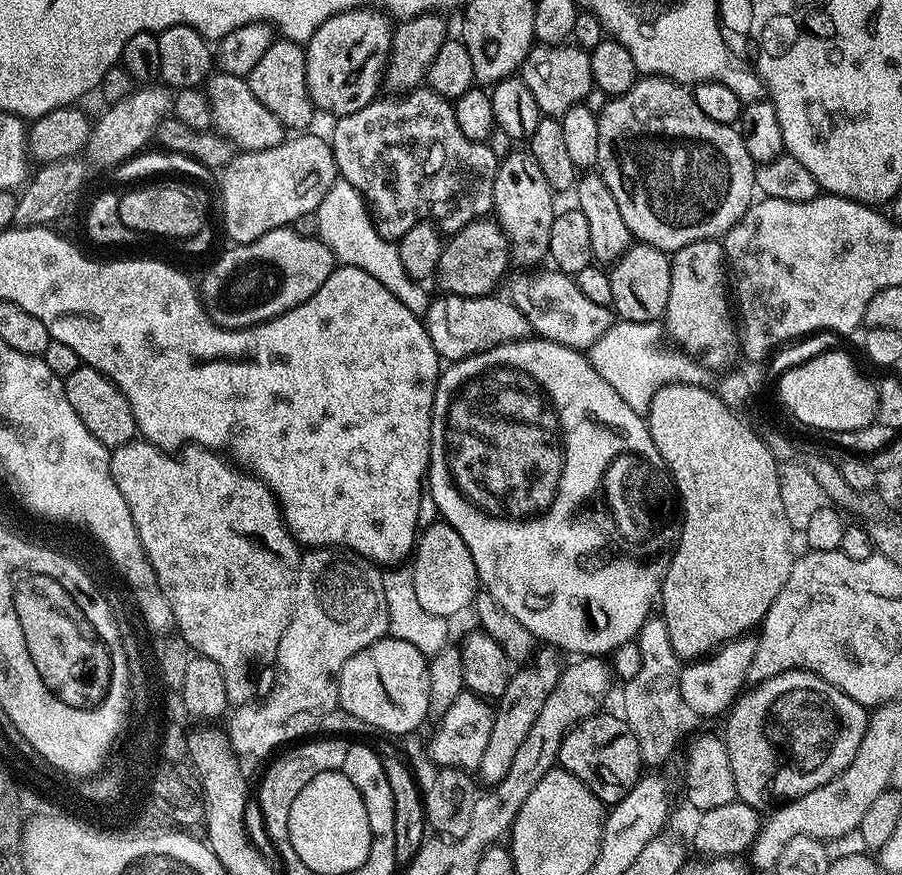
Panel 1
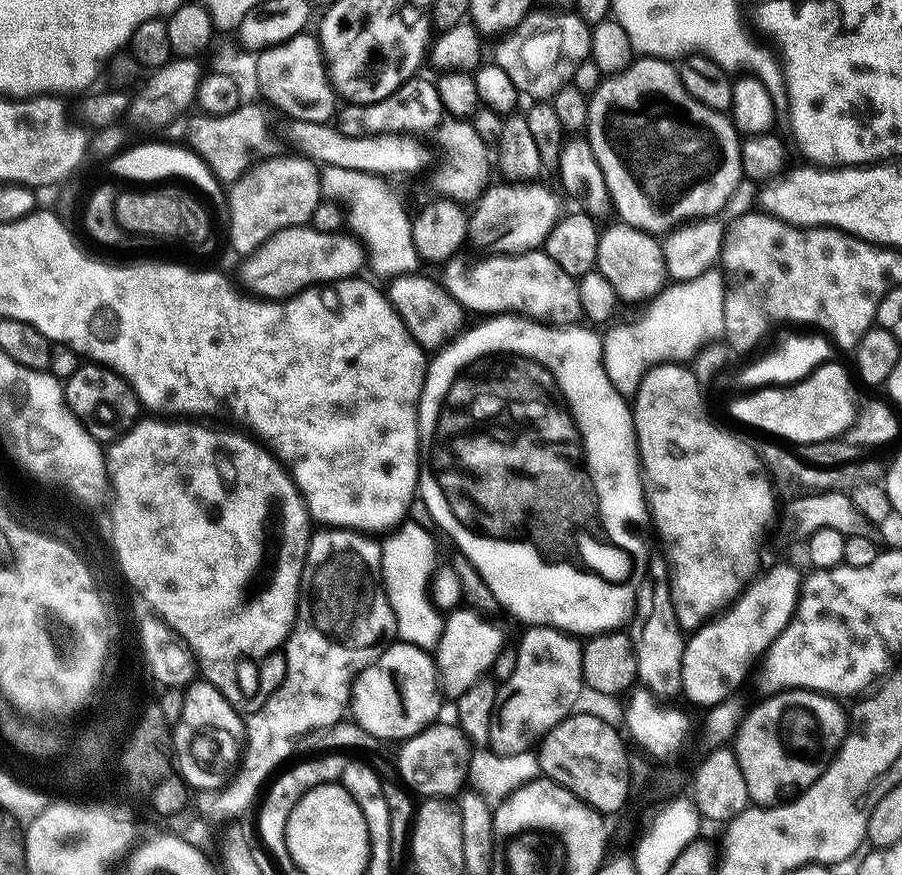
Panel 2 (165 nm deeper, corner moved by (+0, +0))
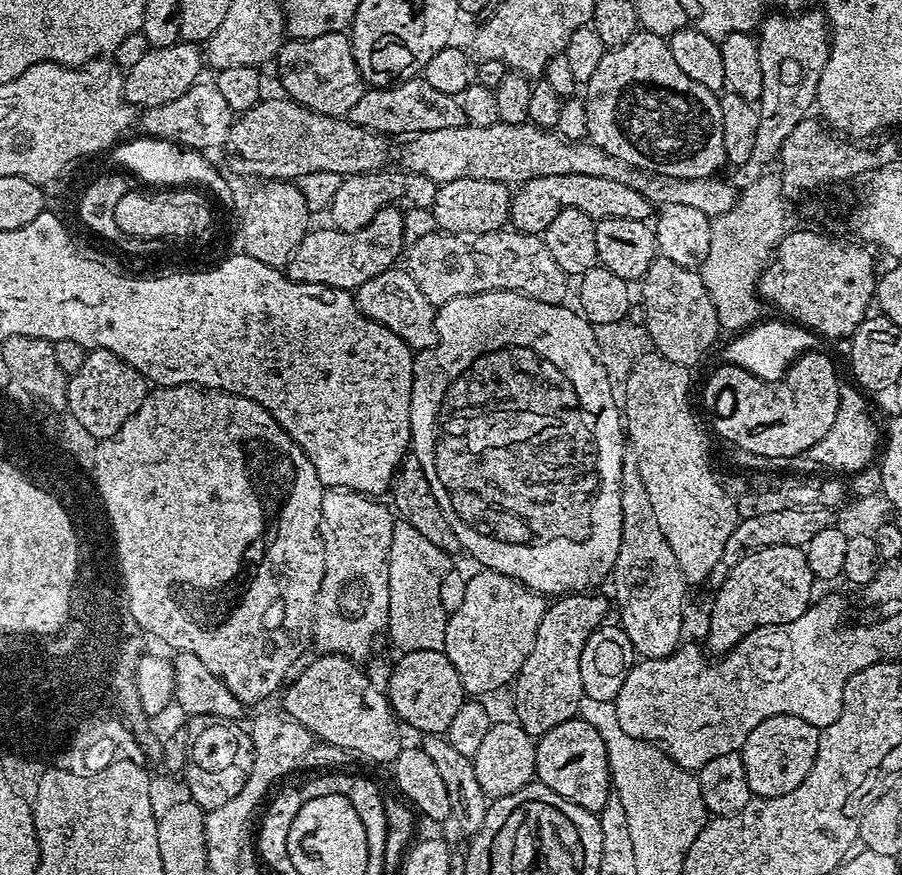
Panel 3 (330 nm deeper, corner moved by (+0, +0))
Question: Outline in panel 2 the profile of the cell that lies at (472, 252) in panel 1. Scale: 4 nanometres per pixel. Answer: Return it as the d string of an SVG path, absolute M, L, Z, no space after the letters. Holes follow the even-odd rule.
M544 182L499 183L493 183L488 191L475 201L467 217L467 243L481 248L484 251L481 253L484 254L519 256L521 252L537 251L562 215L555 194Z

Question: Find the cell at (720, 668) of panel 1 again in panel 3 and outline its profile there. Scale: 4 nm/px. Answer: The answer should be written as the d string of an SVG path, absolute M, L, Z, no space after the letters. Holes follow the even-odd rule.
M770 546L742 558L738 566L729 570L728 577L715 589L716 601L708 616L709 653L730 651L746 634L771 624L794 622L813 603L814 577L806 562L804 548ZM712 651L712 652L711 652Z

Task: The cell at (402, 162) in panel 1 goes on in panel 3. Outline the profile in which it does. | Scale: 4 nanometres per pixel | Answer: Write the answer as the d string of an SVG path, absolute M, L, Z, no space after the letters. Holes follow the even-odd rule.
M422 78L401 80L400 83L386 88L369 87L350 106L347 120L354 126L365 128L368 132L429 132L430 130L446 130L447 128L462 128L466 125L466 114L462 114L462 106L458 106L455 96L442 94L442 90L434 90L430 82Z

